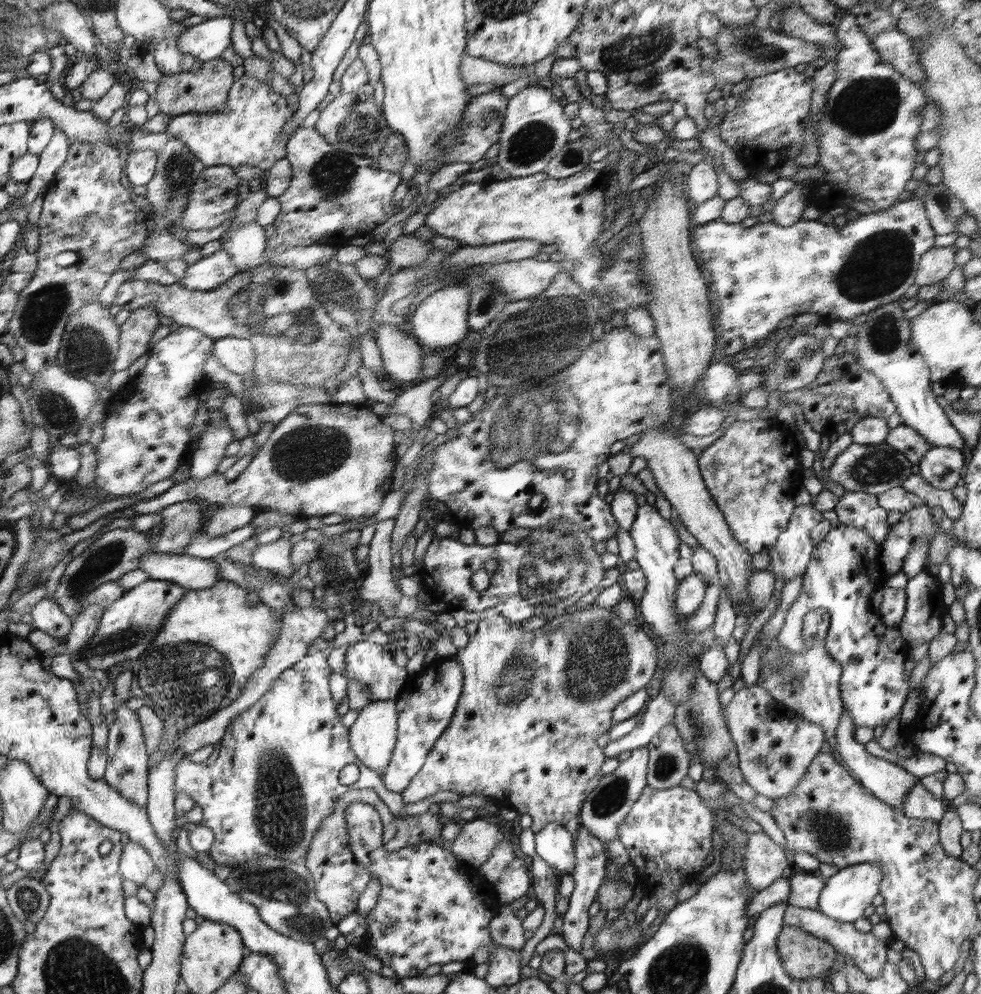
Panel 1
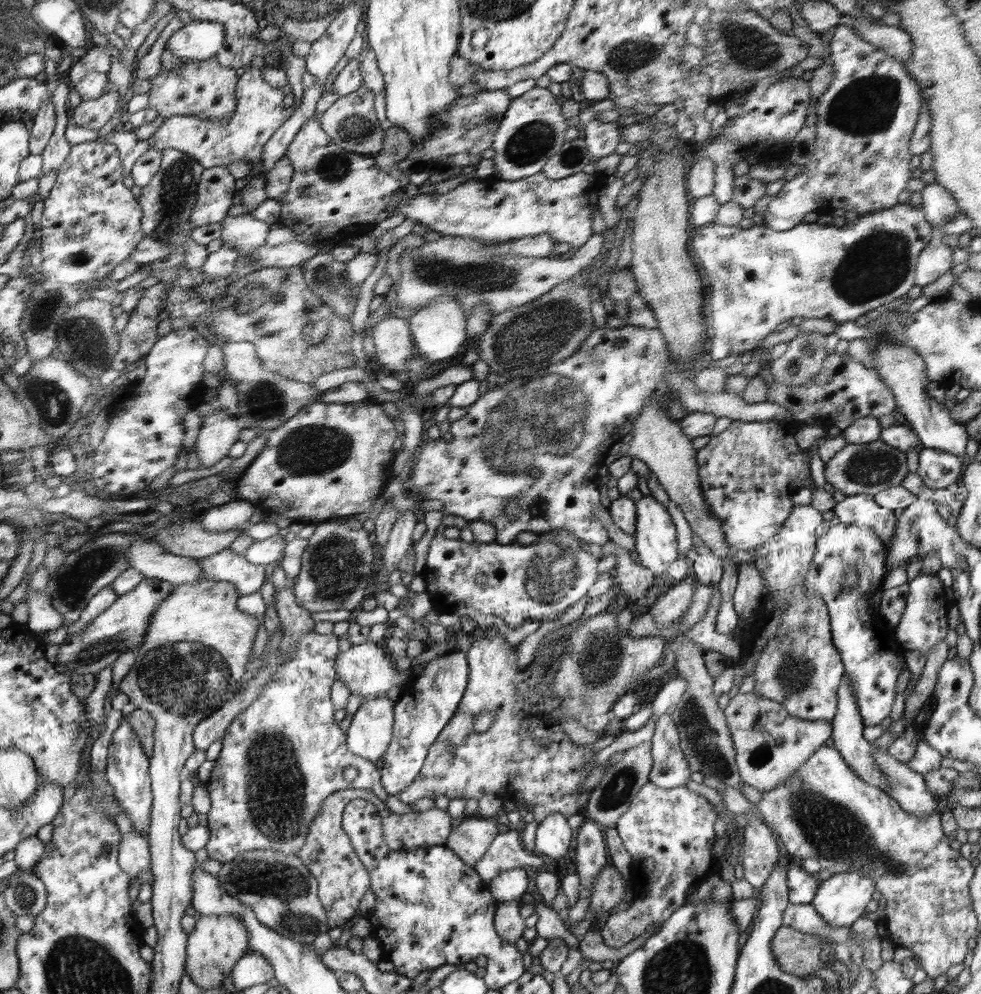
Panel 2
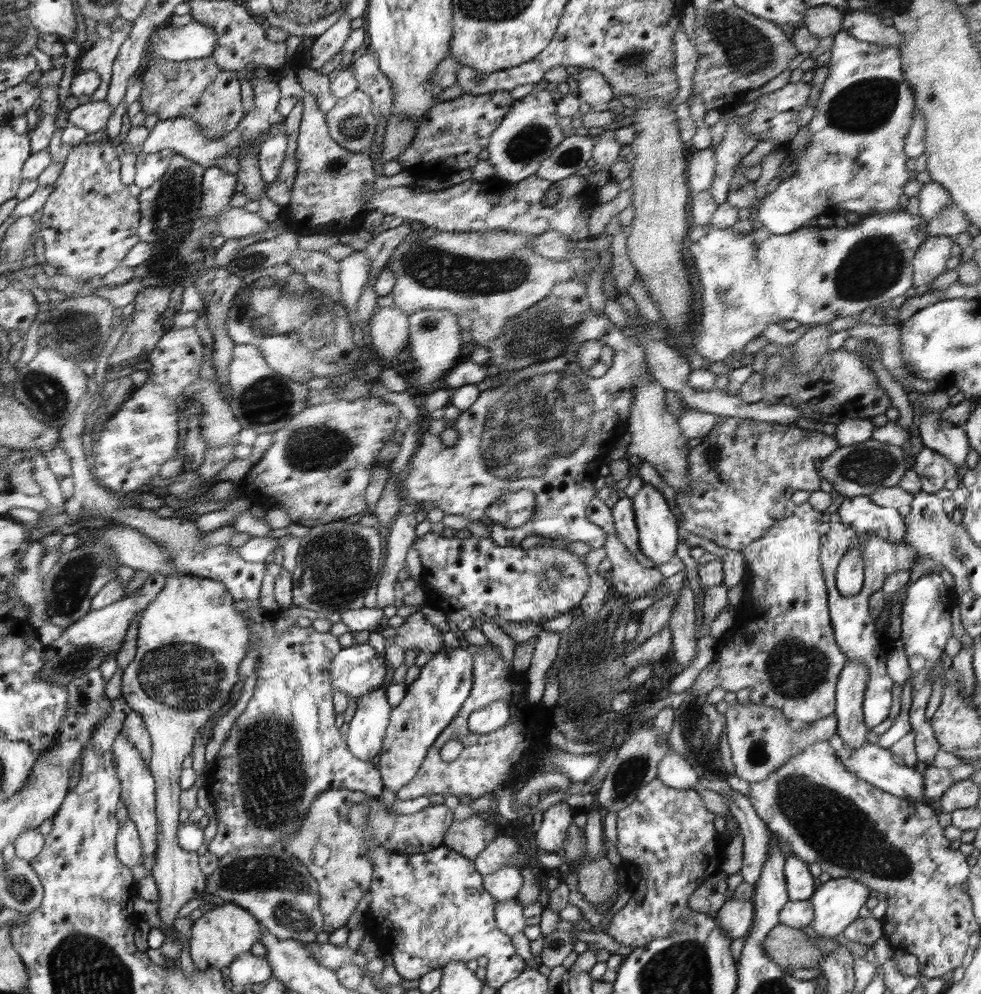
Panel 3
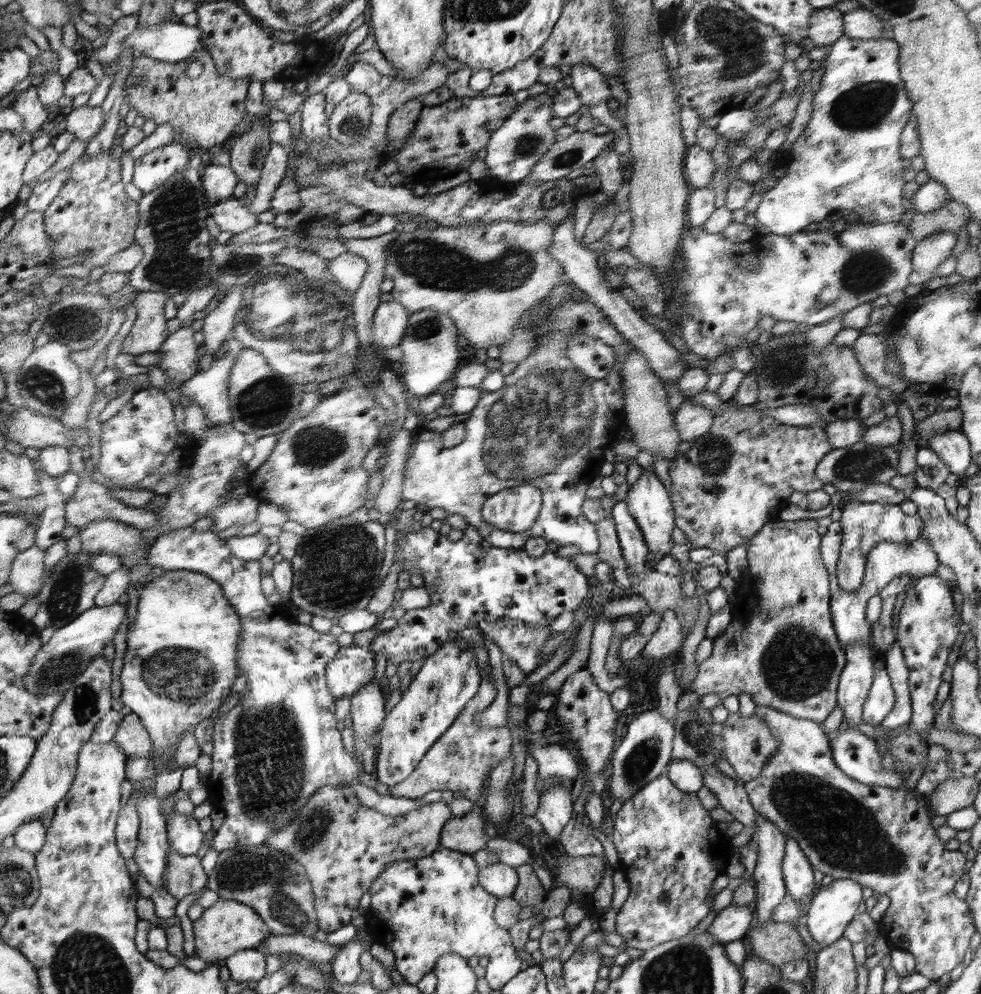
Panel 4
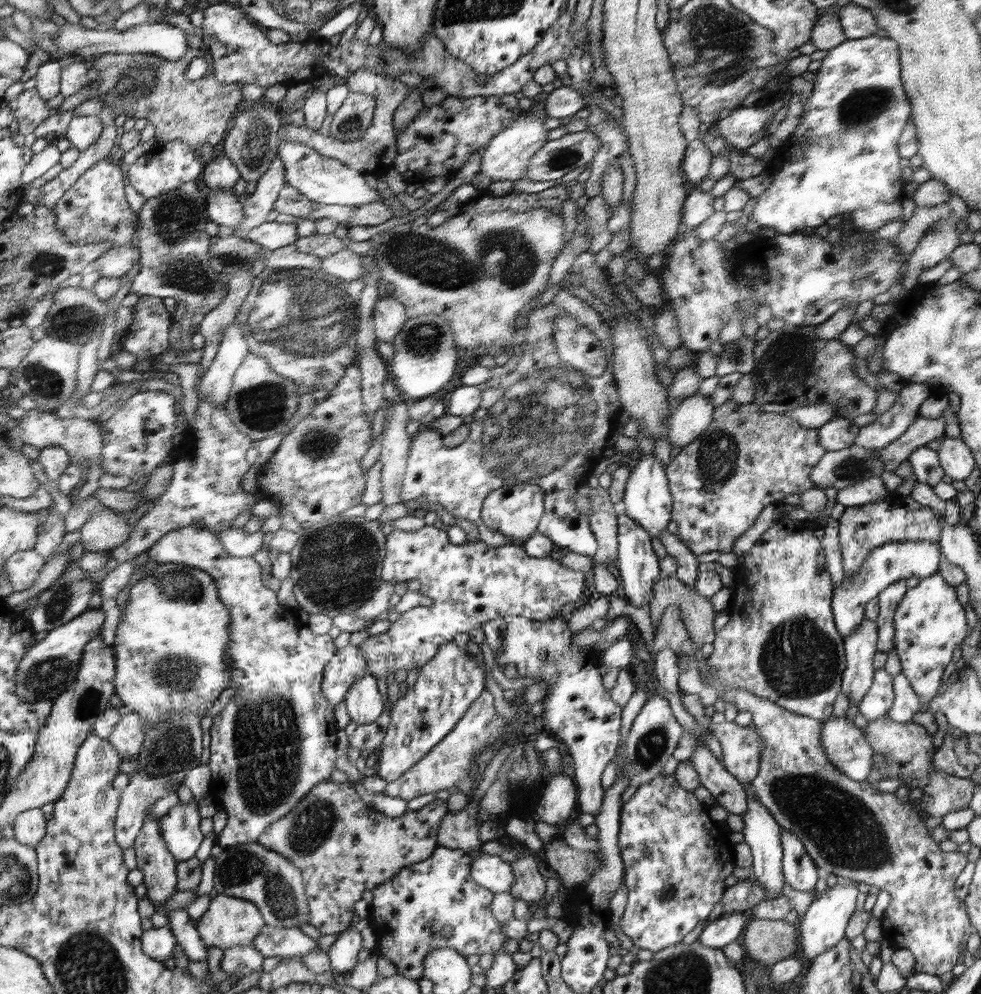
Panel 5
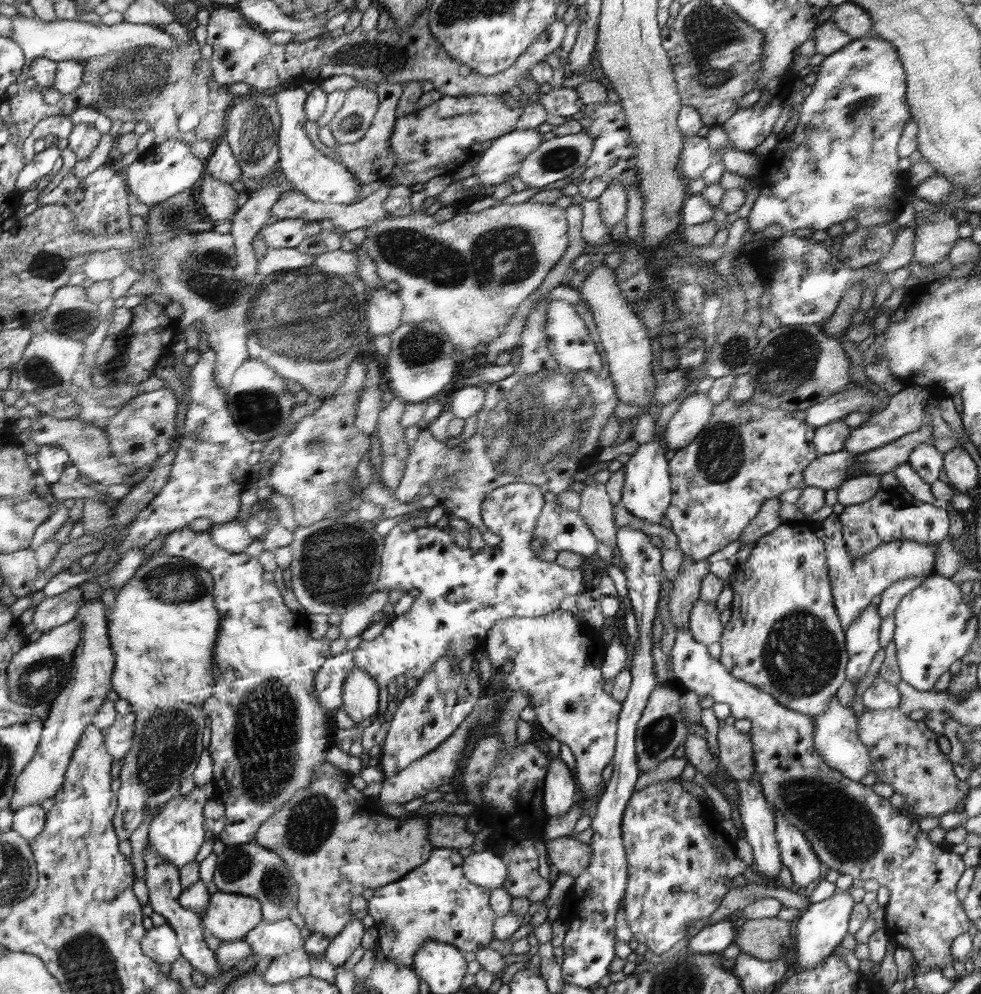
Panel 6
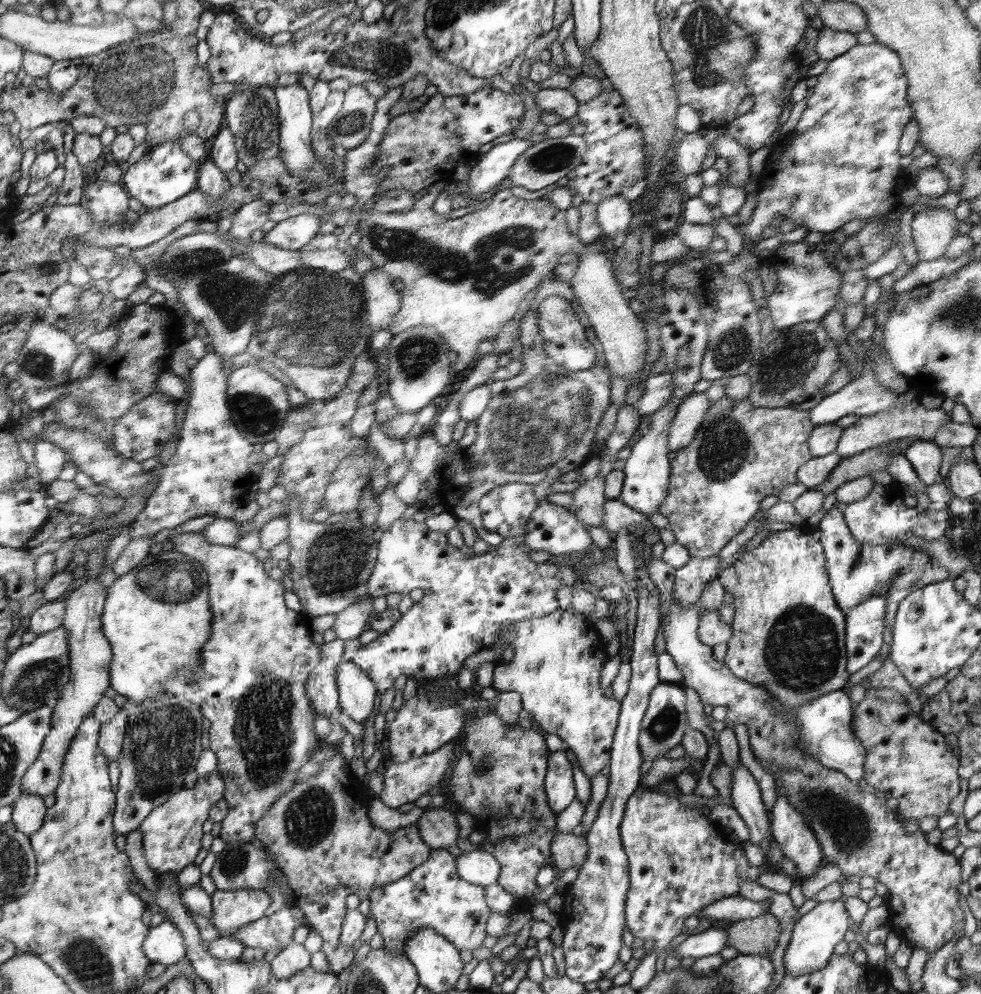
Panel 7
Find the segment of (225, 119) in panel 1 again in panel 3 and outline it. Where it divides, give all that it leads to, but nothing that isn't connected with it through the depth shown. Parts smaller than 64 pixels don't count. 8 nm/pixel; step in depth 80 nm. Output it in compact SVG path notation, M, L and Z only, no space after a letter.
M248 70L246 72L246 78L248 78L250 80L250 84L252 84L252 92L254 92L254 108L252 108L250 111L246 110L246 112L243 112L238 126L233 128L226 136L221 136L215 139L204 136L204 131L192 119L189 118L159 120L154 128L152 128L150 131L150 134L146 137L146 140L141 144L138 157L142 156L142 154L158 153L166 148L173 150L174 153L184 156L184 158L188 158L188 160L192 160L192 162L195 164L200 164L200 166L206 169L218 165L218 160L220 159L230 156L238 157L243 150L263 143L269 138L271 128L275 124L283 124L285 118L287 117L283 116L278 109L276 109L276 106L278 106L278 100L280 100L280 89L276 82L262 79L262 77L259 78L254 74L253 70Z

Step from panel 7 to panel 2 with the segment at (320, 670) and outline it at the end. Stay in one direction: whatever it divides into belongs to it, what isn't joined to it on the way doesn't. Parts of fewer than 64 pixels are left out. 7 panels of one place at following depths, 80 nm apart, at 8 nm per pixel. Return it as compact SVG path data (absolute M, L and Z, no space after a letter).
M371 641L358 644L358 646L352 645L351 648L342 652L337 660L337 673L352 693L359 694L365 699L386 697L394 686L404 687L413 677L411 670L400 674L400 670L396 669L394 659L386 653L384 645L374 644Z

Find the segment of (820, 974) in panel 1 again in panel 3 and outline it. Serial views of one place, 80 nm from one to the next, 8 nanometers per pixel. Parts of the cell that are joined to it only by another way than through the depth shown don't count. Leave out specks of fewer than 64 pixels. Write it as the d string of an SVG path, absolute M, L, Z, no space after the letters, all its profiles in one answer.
M778 924L766 937L763 947L768 956L786 973L815 968L825 953L800 929Z

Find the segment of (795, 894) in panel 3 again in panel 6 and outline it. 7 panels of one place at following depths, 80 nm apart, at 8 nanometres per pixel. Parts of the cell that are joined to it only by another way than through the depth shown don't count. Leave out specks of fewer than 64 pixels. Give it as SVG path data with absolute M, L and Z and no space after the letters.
M775 810L774 834L780 850L781 864L790 870L794 885L799 891L806 891L822 880L822 861L816 857L804 833L796 829Z

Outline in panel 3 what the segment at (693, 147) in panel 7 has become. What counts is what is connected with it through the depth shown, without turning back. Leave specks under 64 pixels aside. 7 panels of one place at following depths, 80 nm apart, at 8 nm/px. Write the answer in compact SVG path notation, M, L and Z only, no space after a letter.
M711 147L698 149L687 162L685 172L689 189L692 193L709 190L715 177L714 152Z

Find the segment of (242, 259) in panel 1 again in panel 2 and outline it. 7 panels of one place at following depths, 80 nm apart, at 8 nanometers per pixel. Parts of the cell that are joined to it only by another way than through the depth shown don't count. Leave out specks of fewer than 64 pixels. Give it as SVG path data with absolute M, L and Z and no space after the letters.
M250 214L230 215L222 221L220 238L226 246L237 248L240 255L248 254L265 244L270 224Z

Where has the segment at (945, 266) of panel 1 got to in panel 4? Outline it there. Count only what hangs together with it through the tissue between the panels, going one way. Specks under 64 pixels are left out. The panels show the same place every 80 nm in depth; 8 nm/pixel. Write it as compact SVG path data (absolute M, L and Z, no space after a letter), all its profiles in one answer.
M937 232L918 241L913 248L912 272L909 284L924 284L931 280L938 266L950 258L957 238L954 232Z

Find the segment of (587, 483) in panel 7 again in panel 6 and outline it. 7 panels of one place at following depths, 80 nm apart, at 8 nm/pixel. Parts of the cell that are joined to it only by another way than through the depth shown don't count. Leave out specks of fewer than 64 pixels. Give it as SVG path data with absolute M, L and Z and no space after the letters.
M595 482L579 493L580 507L577 511L585 518L594 536L616 551L617 526L614 522L614 505L609 500L604 484Z

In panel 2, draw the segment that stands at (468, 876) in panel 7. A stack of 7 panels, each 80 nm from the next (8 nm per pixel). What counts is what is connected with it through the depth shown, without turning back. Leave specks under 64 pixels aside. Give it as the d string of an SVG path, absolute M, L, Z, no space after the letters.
M523 868L502 872L492 879L488 888L499 903L518 901L527 892L529 876Z

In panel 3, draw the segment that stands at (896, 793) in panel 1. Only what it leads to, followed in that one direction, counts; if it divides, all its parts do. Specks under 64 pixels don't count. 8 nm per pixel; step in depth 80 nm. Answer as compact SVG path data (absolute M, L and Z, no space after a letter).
M848 660L837 680L835 696L835 717L837 733L843 744L856 751L867 743L869 728L863 721L863 696L869 670L859 660Z

